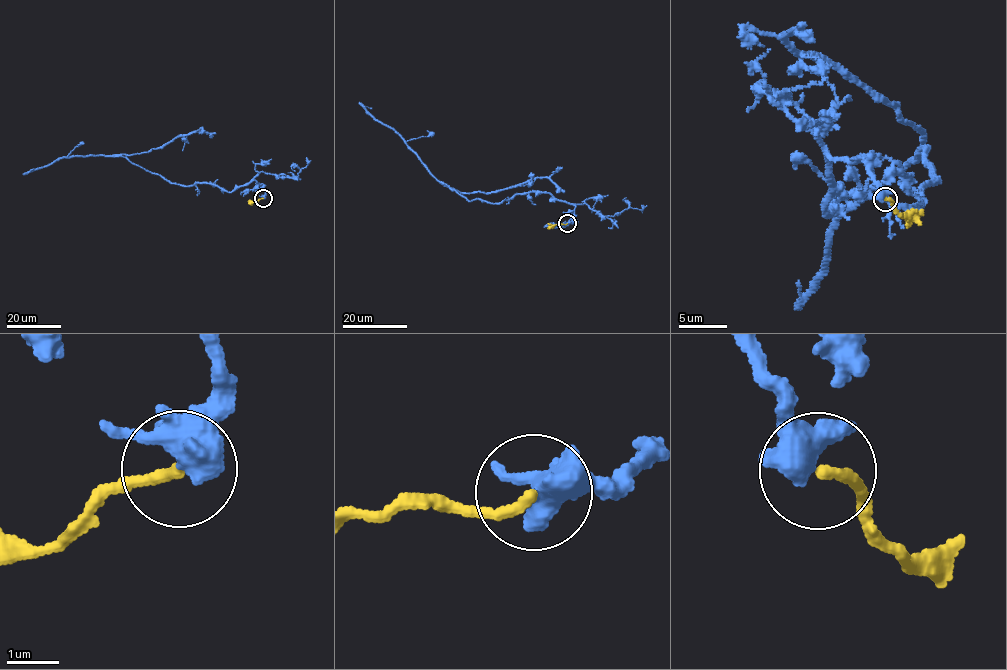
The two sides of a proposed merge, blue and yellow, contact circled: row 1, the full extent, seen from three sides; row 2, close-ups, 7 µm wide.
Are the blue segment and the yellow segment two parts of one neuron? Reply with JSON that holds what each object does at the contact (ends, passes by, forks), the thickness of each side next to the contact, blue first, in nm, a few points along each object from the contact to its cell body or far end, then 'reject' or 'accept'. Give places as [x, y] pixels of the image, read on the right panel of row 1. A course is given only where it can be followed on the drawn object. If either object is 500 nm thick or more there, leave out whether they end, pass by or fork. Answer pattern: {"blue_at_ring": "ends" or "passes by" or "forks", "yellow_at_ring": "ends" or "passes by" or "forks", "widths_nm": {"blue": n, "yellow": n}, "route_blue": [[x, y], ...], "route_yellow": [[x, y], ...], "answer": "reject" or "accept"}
{"blue_at_ring": "forks", "yellow_at_ring": "ends", "widths_nm": {"blue": 440, "yellow": 200}, "route_blue": [[885, 199], [861, 157], [828, 154], [825, 211], [917, 209], [938, 183], [926, 148], [842, 207], [795, 309]], "route_yellow": [[885, 199], [893, 202], [901, 217], [913, 219], [922, 213]], "answer": "accept"}

